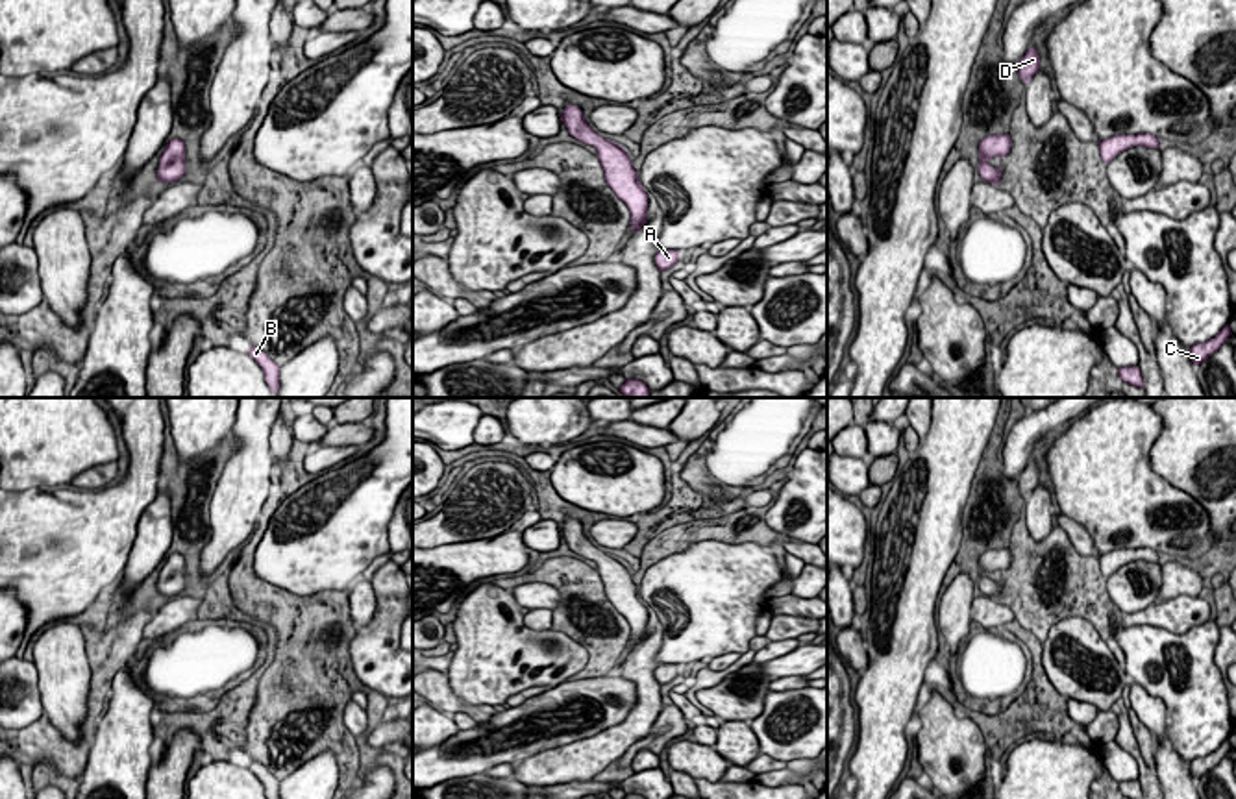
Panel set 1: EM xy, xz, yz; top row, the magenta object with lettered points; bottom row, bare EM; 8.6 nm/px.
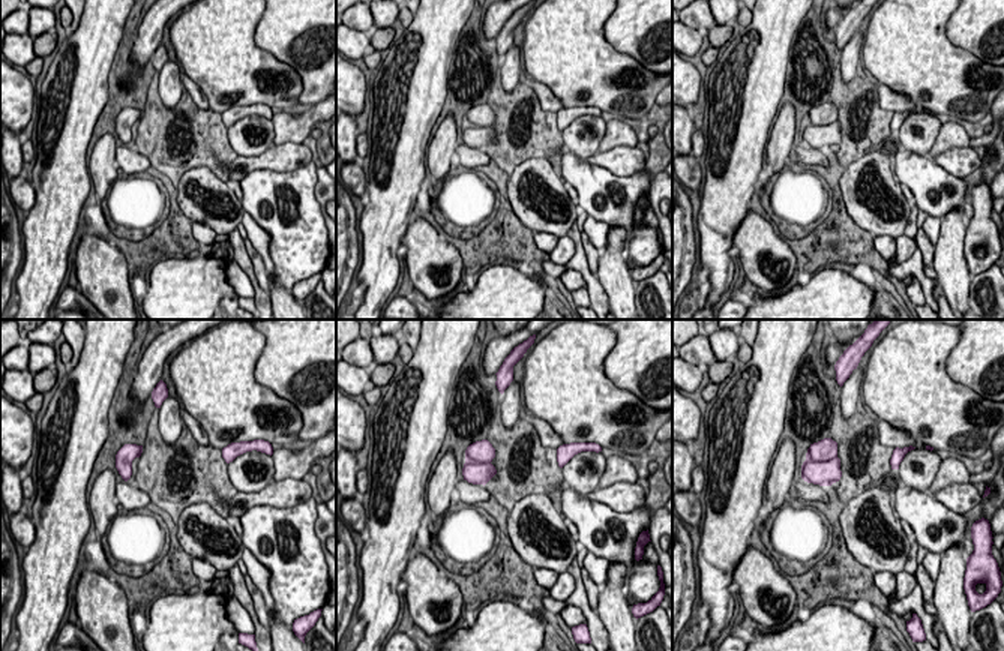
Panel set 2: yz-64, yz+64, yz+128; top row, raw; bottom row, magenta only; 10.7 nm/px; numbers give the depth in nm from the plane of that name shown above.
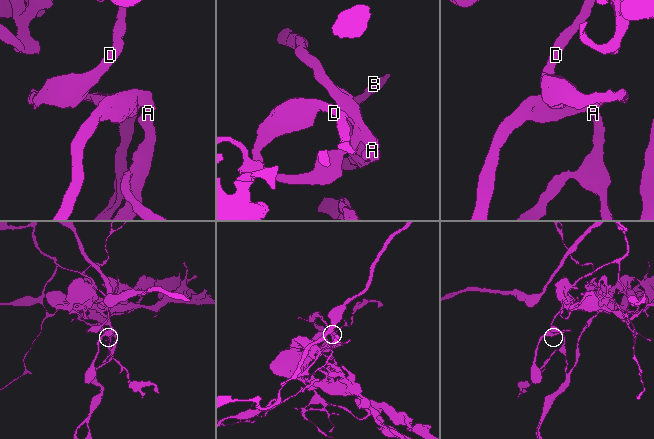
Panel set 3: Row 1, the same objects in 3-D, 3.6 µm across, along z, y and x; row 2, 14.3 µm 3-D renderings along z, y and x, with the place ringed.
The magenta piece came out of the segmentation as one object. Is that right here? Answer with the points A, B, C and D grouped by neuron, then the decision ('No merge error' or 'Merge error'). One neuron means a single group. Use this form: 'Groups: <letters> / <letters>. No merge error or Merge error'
Groups: A B C D. No merge error

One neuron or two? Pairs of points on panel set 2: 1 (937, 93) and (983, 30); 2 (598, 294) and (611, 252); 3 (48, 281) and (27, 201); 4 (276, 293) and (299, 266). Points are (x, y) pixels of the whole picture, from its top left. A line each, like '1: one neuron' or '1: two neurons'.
1: two neurons
2: two neurons
3: two neurons
4: two neurons

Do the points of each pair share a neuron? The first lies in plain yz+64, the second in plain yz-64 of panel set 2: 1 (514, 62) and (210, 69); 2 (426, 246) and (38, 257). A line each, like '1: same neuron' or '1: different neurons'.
1: different neurons
2: different neurons

